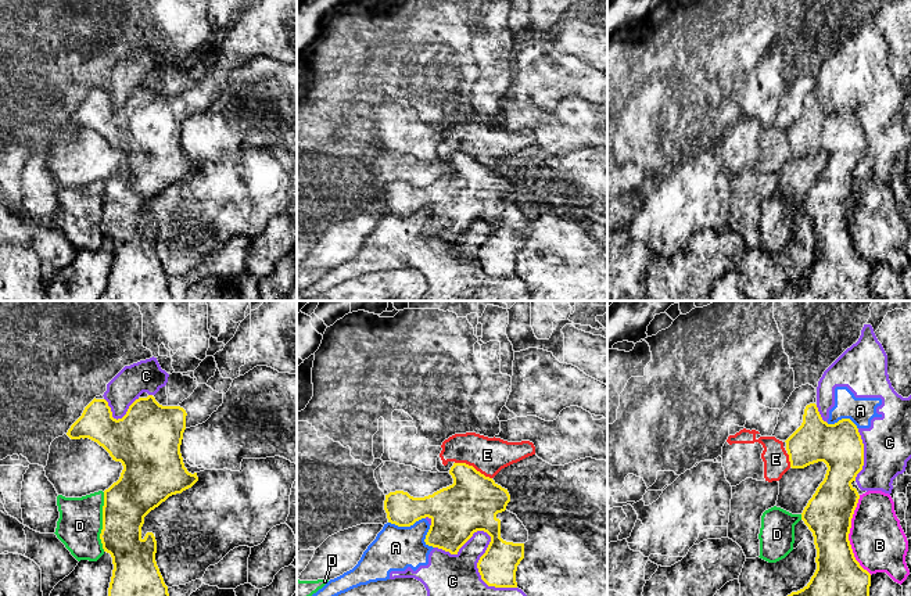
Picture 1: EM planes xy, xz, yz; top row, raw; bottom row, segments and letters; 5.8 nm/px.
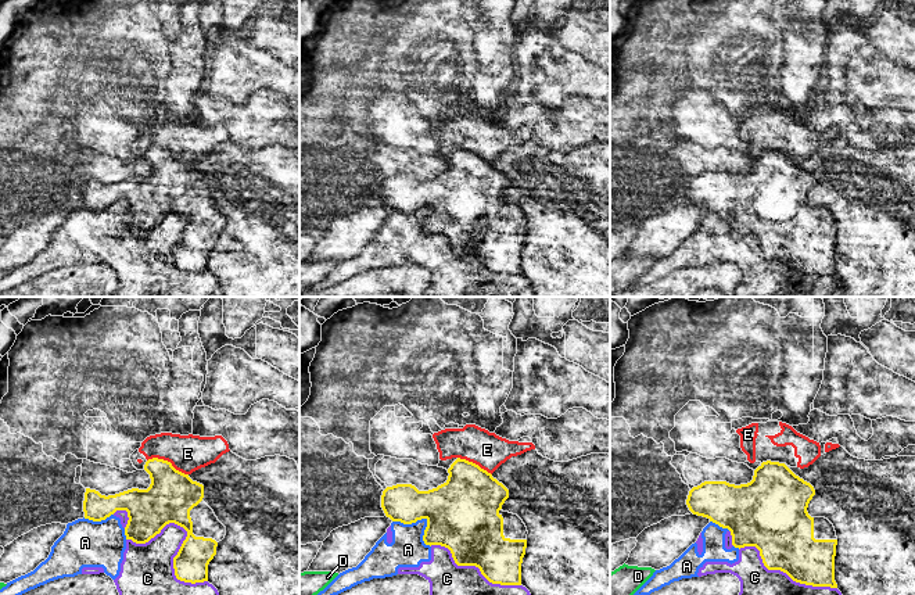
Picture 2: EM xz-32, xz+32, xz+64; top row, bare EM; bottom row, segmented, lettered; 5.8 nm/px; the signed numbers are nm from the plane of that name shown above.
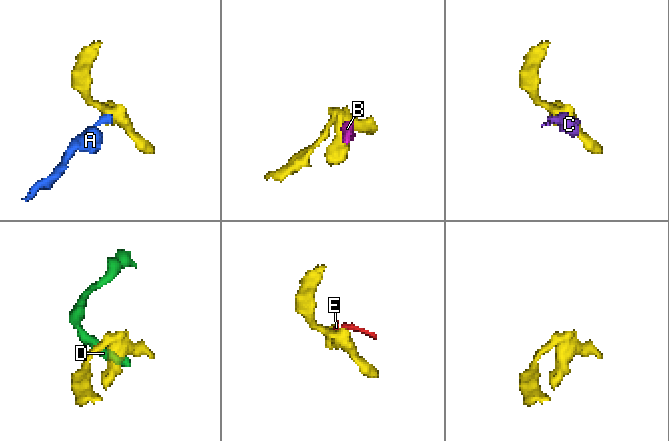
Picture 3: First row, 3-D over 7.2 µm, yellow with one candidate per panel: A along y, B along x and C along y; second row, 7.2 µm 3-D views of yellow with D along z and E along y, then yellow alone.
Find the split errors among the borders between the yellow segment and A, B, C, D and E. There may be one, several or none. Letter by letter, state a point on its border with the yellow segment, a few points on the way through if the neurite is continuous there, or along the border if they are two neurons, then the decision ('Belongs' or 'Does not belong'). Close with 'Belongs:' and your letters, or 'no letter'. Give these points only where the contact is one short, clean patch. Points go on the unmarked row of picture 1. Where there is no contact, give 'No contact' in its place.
A: Touches yellow at xz (406, 215). Boundary: xz (424, 207), (409, 215), (388, 212). Does not belong
B: Touches yellow at yz (847, 225). Does not belong
C: Touches yellow at xz (488, 236). Does not belong
D: Touches yellow at xy (103, 211). Boundary: xy (104, 182), (103, 218), (100, 223), (103, 240). Does not belong
E: Touches yellow at xz (472, 155). Boundary: xz (455, 151), (472, 154), (491, 168). Does not belong
Belongs: no letter

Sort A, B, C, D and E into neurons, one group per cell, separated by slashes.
A C / B / D / E

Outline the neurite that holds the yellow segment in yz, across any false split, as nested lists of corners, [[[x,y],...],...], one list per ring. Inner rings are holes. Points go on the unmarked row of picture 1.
[[[810,93],[804,98],[801,115],[785,132],[792,158],[824,151],[828,159],[801,202],[801,209],[814,226],[817,259],[803,279],[788,284],[771,301],[878,301],[869,287],[871,263],[856,249],[849,230],[860,189],[851,172],[864,155],[864,133],[857,115],[850,108],[828,114],[817,94]]]

